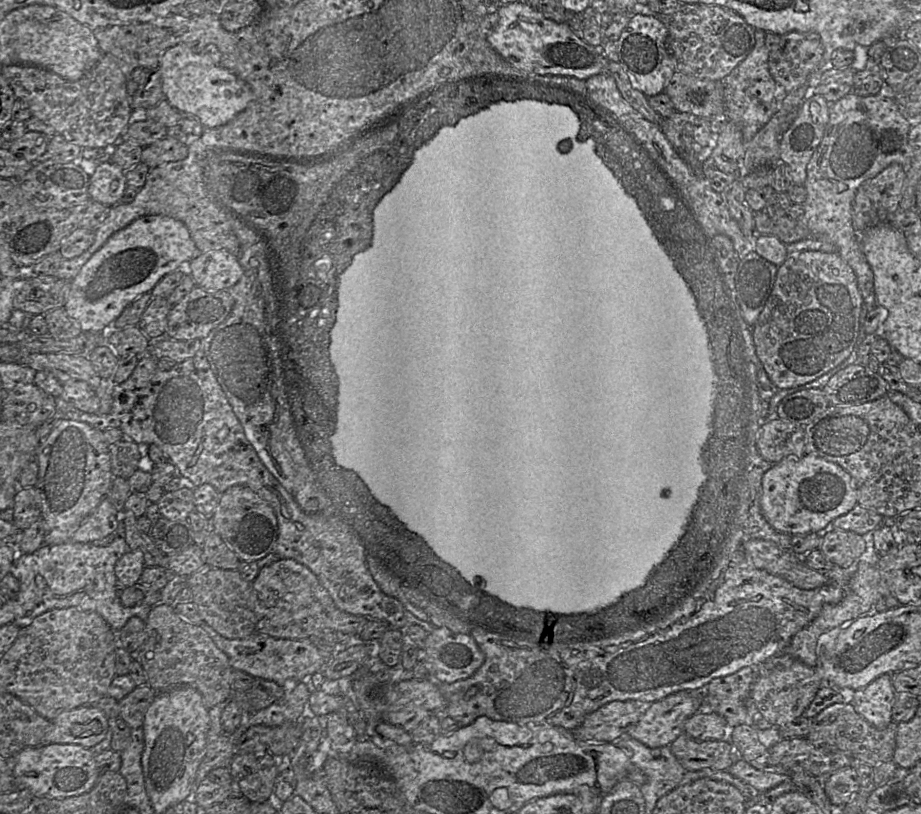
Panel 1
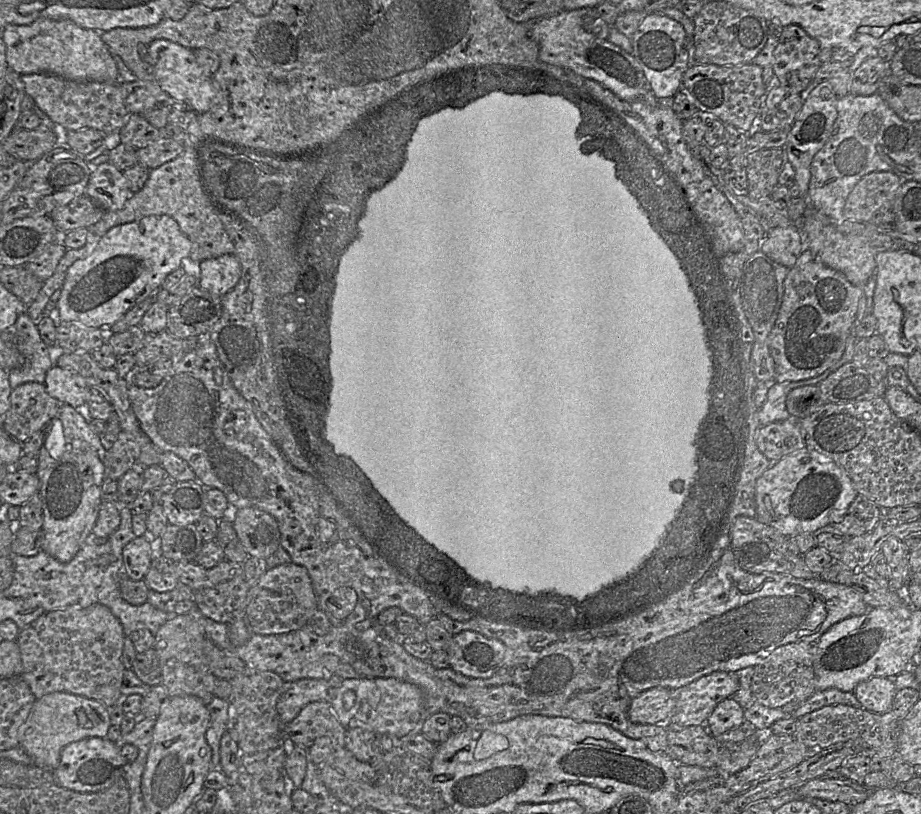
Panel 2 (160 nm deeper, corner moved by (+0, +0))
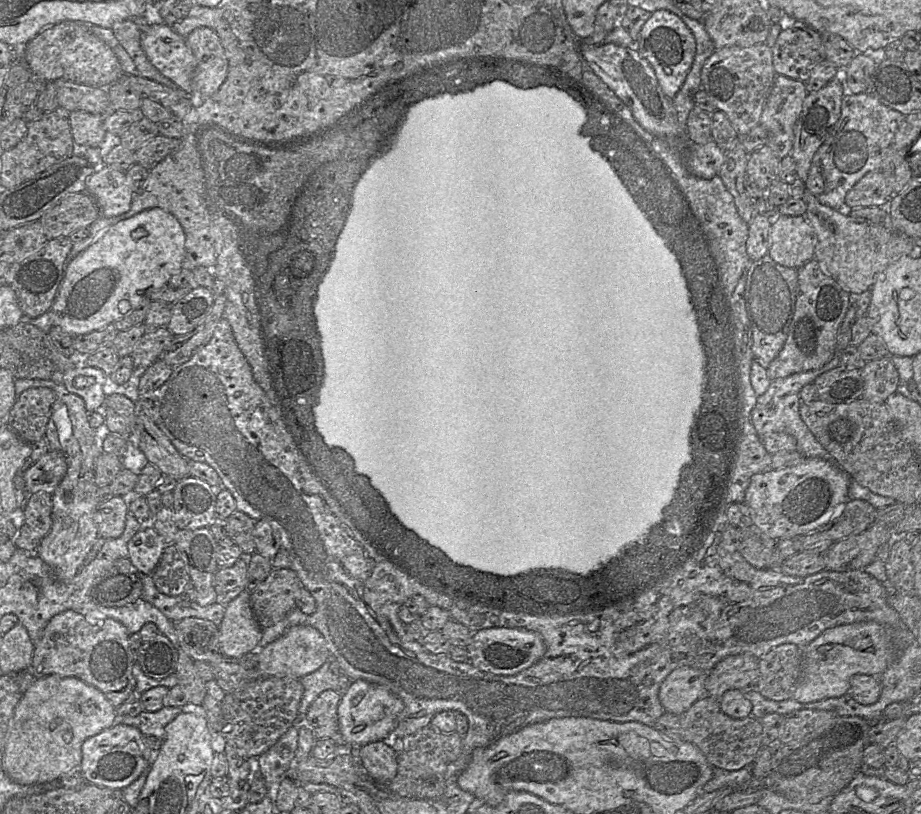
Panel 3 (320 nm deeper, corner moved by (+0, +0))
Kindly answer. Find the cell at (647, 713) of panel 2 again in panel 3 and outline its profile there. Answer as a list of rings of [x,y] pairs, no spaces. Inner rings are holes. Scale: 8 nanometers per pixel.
[[[689,666],[673,670],[661,683],[659,701],[665,712],[680,716],[705,694],[708,672]]]

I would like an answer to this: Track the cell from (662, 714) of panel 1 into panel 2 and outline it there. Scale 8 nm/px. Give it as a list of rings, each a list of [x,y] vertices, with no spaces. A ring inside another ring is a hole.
[[[715,671],[675,690],[676,706],[668,723],[678,726],[701,726],[718,703],[730,698],[739,688],[733,673]]]

